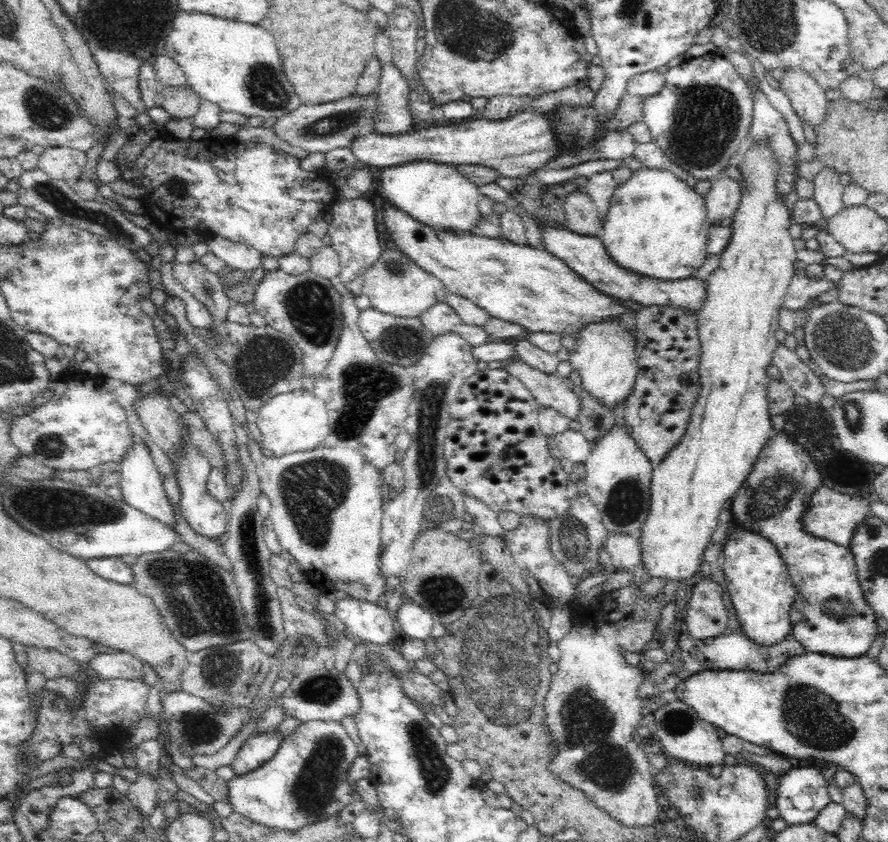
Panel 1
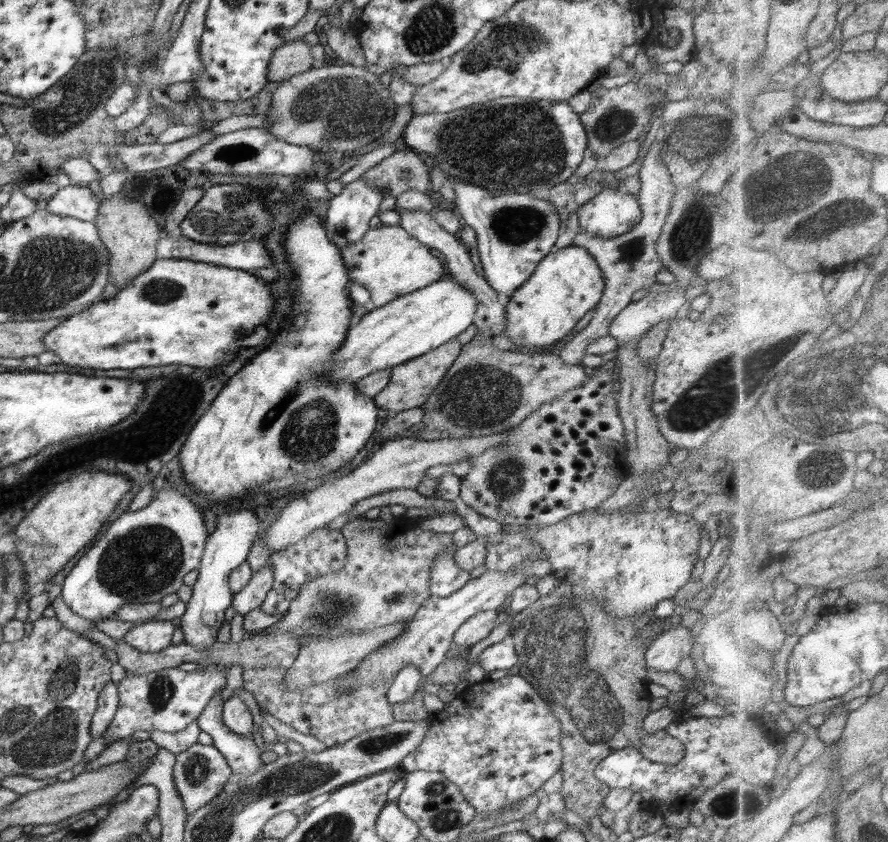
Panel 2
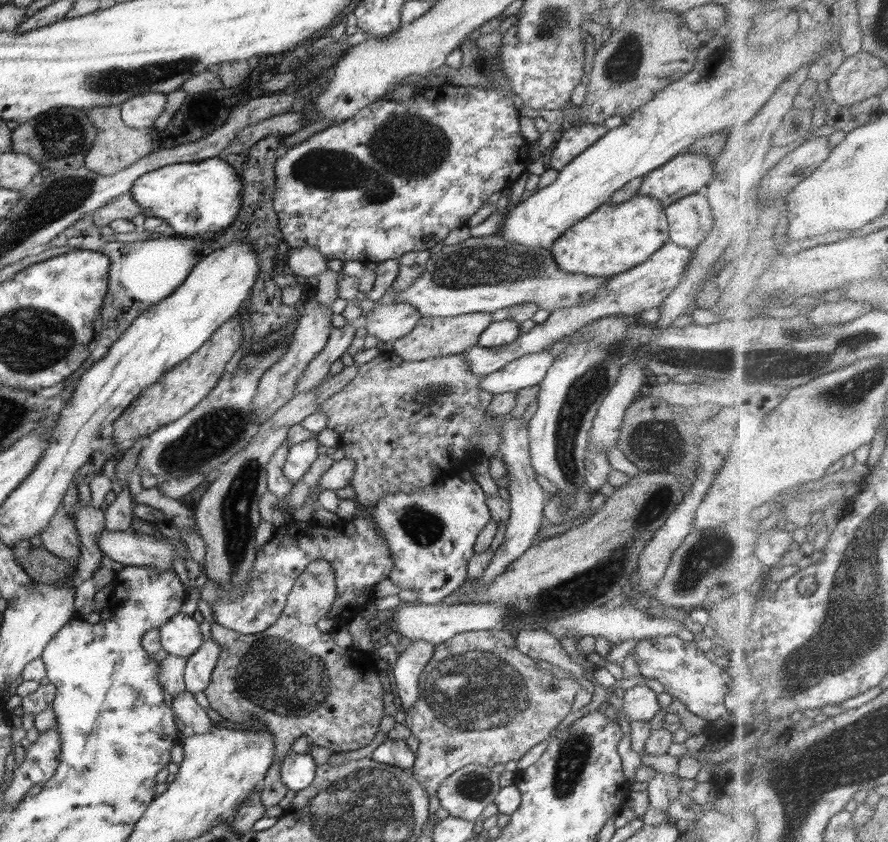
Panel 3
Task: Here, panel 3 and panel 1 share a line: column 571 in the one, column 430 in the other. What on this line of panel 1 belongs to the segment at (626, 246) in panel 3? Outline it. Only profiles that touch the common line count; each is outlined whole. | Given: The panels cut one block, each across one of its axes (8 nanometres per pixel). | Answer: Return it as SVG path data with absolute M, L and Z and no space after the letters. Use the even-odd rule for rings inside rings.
M384 204L382 222L386 232L397 244L398 249L414 263L429 274L438 278L447 289L447 293L467 298L486 311L490 316L511 322L530 332L554 332L576 337L580 330L594 322L608 322L608 320L622 320L630 309L614 297L604 294L591 286L582 276L571 270L563 260L551 255L546 250L536 249L529 244L519 245L504 238L488 238L476 235L473 231L464 234L454 234L449 230L436 230L431 226L418 223L402 210L392 204Z

